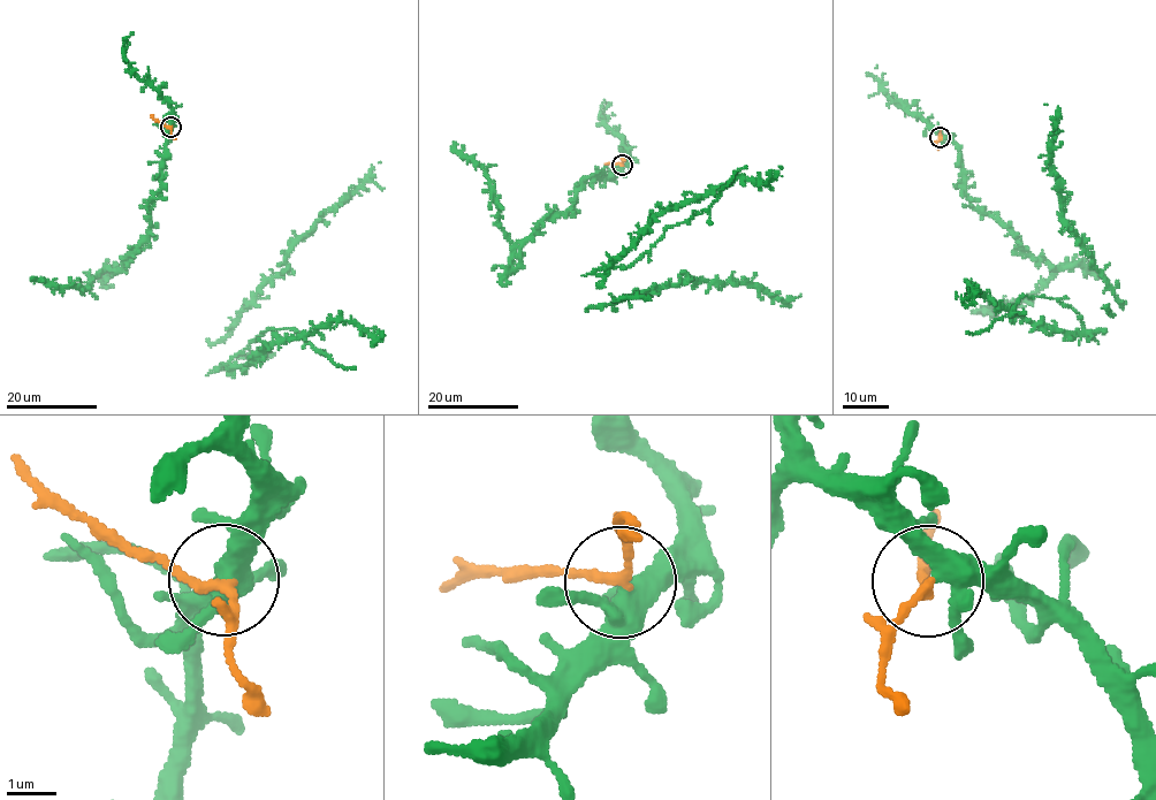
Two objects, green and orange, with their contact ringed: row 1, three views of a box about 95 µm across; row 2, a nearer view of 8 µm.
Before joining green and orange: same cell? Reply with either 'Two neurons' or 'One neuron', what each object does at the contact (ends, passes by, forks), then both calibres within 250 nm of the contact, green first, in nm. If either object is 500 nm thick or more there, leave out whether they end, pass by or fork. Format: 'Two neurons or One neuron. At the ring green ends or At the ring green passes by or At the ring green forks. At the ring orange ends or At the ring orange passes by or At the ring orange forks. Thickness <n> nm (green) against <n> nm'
Two neurons. At the ring green forks. At the ring orange passes by. Thickness 360 nm (green) against 170 nm

